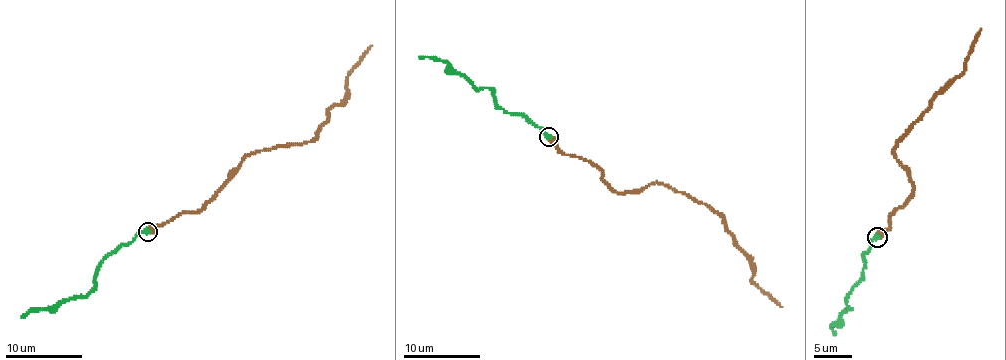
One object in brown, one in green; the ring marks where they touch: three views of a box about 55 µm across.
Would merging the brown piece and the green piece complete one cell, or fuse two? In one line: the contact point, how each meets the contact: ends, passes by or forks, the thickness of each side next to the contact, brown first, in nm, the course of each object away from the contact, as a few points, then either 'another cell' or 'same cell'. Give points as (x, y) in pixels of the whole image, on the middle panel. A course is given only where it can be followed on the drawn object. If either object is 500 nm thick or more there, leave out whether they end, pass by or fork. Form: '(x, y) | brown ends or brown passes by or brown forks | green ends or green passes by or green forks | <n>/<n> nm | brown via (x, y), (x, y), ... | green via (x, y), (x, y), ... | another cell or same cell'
(549, 136) | 600/480 nm | brown via (548, 137), (618, 192), (658, 182), (713, 211), (750, 261), (753, 281), (782, 306) | green via (548, 137), (520, 115), (497, 104), (490, 88), (477, 89), (445, 62), (419, 56) | same cell

